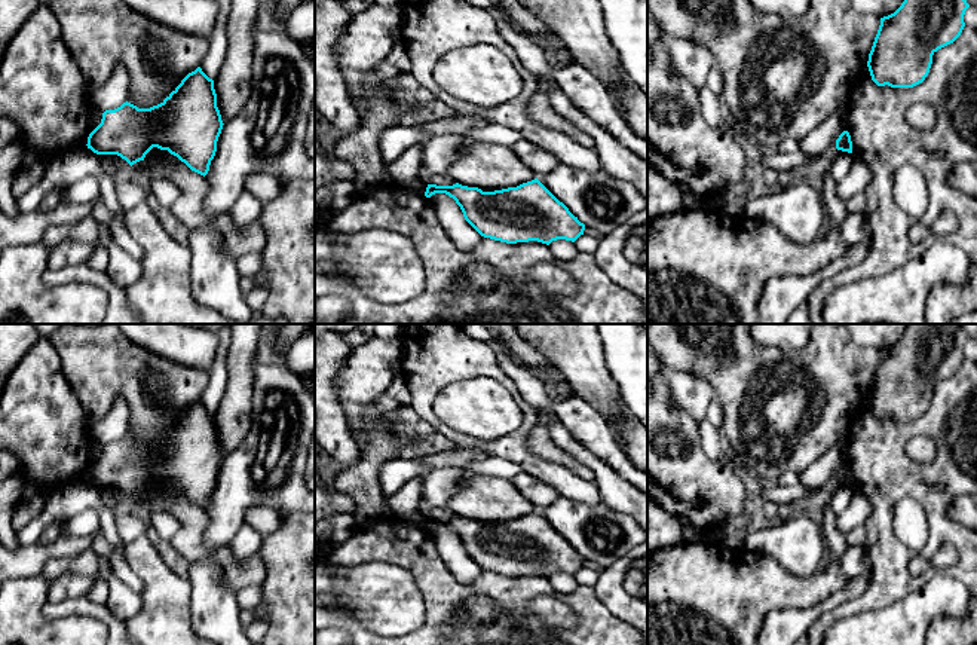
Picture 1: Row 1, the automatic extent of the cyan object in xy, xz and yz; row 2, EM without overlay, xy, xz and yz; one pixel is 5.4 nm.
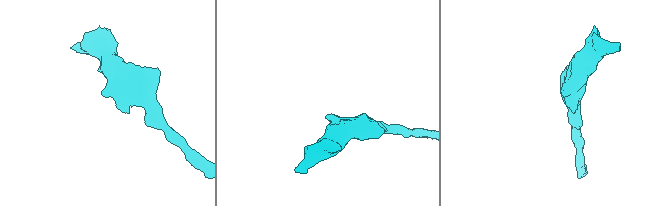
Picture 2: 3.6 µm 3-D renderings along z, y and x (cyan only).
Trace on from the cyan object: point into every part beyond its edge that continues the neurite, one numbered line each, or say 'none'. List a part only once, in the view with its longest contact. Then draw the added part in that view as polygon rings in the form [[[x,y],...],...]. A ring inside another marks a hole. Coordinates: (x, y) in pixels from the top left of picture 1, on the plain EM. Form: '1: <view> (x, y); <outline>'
none

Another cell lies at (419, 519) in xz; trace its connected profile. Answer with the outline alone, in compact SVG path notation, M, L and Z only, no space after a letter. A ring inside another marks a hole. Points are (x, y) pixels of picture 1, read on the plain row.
M419 511L419 513L414 513L411 516L407 516L407 517L392 516L391 519L401 523L401 525L404 525L404 526L425 528L428 516L422 511Z

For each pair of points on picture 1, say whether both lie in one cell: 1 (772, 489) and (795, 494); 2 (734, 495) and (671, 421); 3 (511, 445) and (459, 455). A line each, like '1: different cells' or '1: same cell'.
1: same cell
2: same cell
3: different cells

